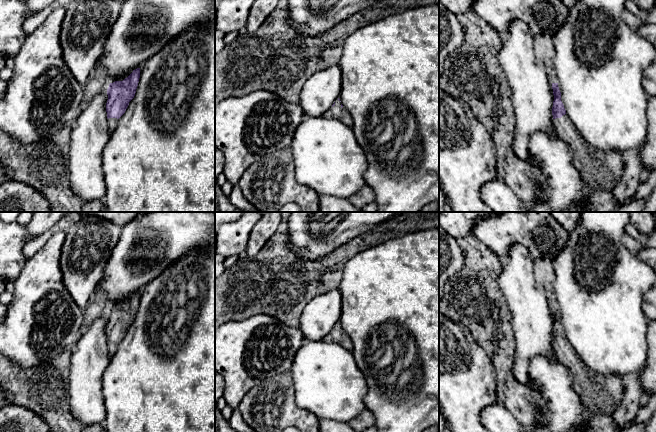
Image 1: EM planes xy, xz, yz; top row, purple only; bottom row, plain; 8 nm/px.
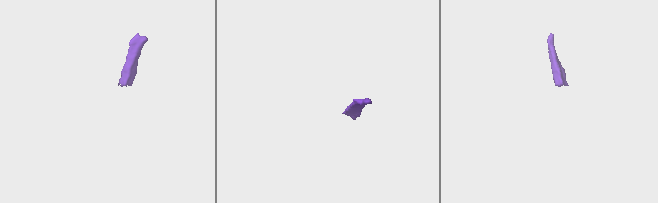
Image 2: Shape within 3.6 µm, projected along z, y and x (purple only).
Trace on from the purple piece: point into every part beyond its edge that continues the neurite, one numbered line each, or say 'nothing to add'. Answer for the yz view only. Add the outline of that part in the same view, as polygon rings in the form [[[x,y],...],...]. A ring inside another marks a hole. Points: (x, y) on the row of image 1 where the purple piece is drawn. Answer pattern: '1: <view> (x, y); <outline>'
1: yz (599, 170); [[[567,114],[553,119],[557,135],[574,154],[574,166],[592,190],[613,191],[621,179],[624,163],[621,153],[606,153],[592,146],[577,130]]]

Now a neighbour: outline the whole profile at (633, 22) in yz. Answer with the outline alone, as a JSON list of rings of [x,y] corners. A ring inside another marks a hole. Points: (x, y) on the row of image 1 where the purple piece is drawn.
[[[626,9],[622,12],[622,19],[628,28],[637,30],[644,22]]]

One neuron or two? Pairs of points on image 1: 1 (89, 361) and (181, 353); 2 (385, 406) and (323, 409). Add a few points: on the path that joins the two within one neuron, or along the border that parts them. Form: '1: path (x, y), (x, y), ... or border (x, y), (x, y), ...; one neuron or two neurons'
1: border (110, 359), (101, 381); two neurons
2: border (366, 383), (364, 405), (367, 409); two neurons

